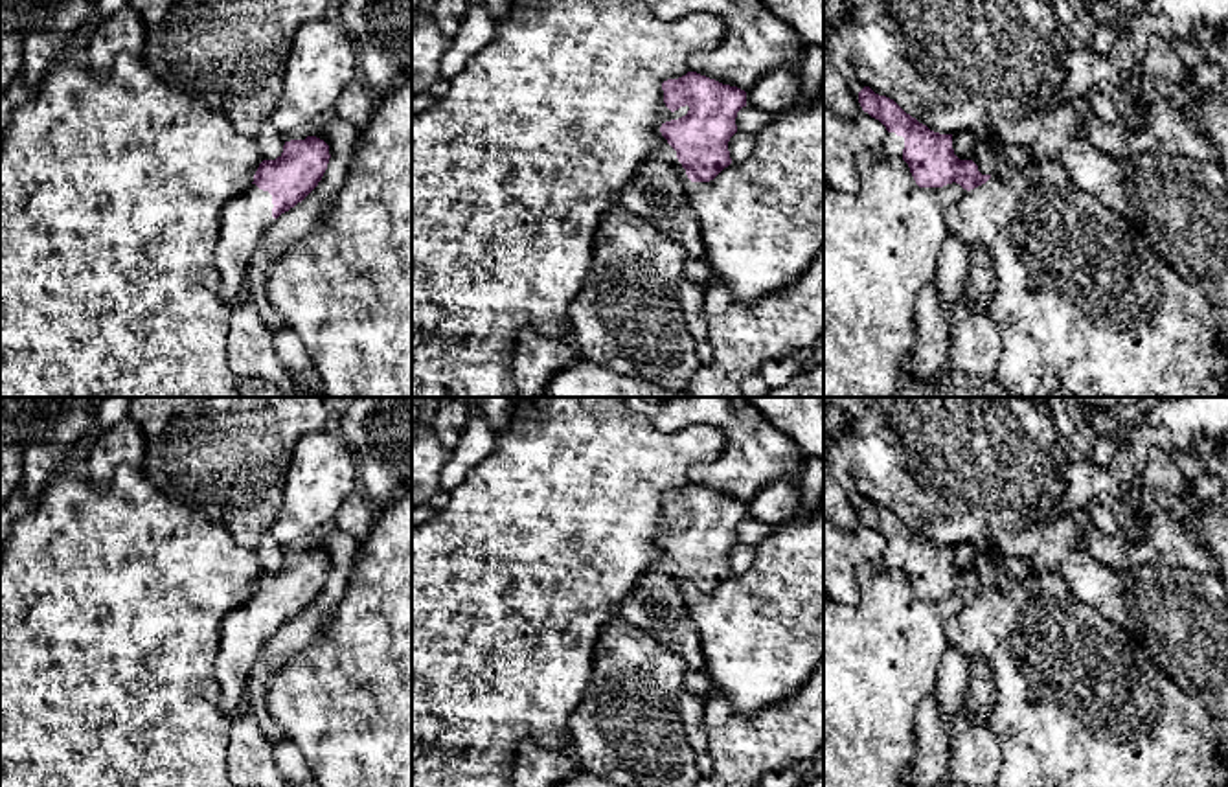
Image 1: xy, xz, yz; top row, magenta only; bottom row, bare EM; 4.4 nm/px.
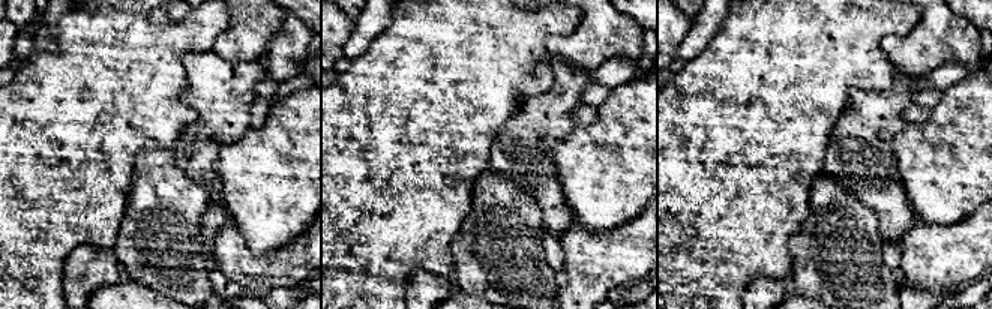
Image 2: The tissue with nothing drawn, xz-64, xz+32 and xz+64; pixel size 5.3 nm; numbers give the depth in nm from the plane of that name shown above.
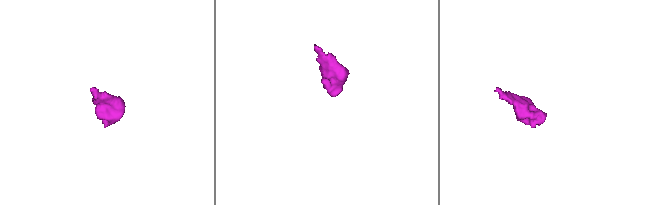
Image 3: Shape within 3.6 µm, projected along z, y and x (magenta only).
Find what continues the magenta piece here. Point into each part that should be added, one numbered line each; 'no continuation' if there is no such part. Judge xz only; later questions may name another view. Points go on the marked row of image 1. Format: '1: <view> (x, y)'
1: xz (659, 192)

